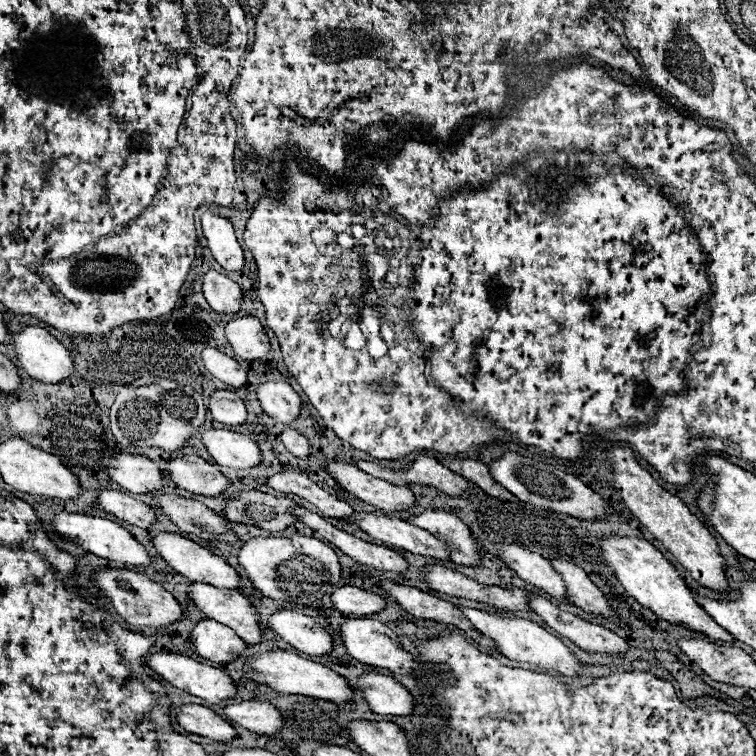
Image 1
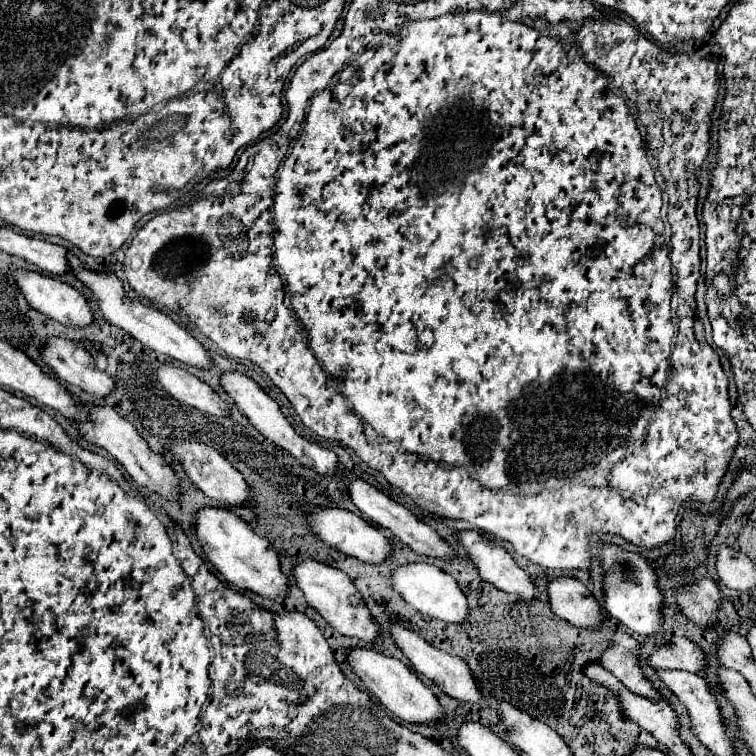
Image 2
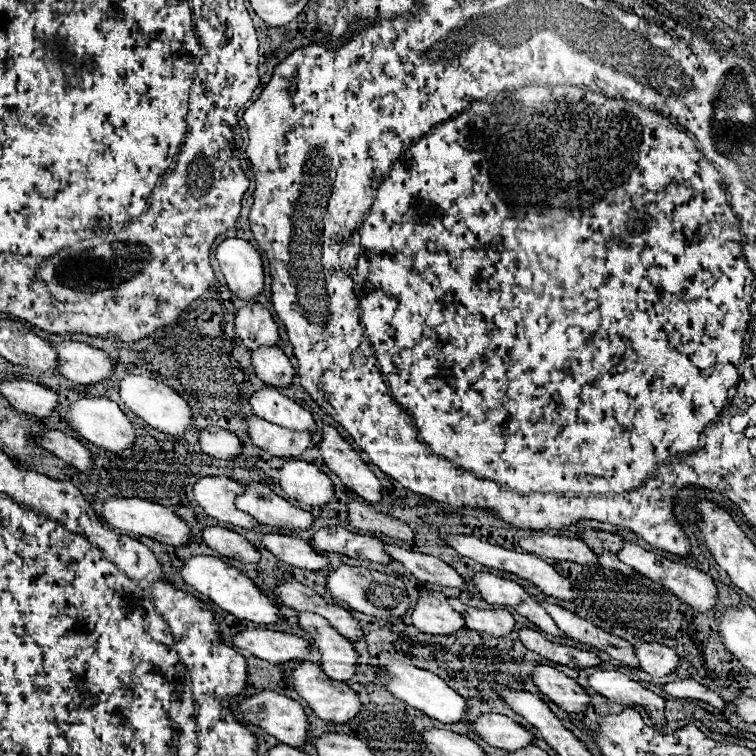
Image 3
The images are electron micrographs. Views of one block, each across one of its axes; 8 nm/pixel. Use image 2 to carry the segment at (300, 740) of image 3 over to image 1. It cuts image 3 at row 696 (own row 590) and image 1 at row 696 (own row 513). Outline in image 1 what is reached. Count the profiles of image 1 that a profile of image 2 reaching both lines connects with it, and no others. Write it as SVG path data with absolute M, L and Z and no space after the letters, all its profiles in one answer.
M156 652L146 658L146 664L172 686L204 698L210 704L226 702L236 696L236 688L228 674L188 656L174 652Z

